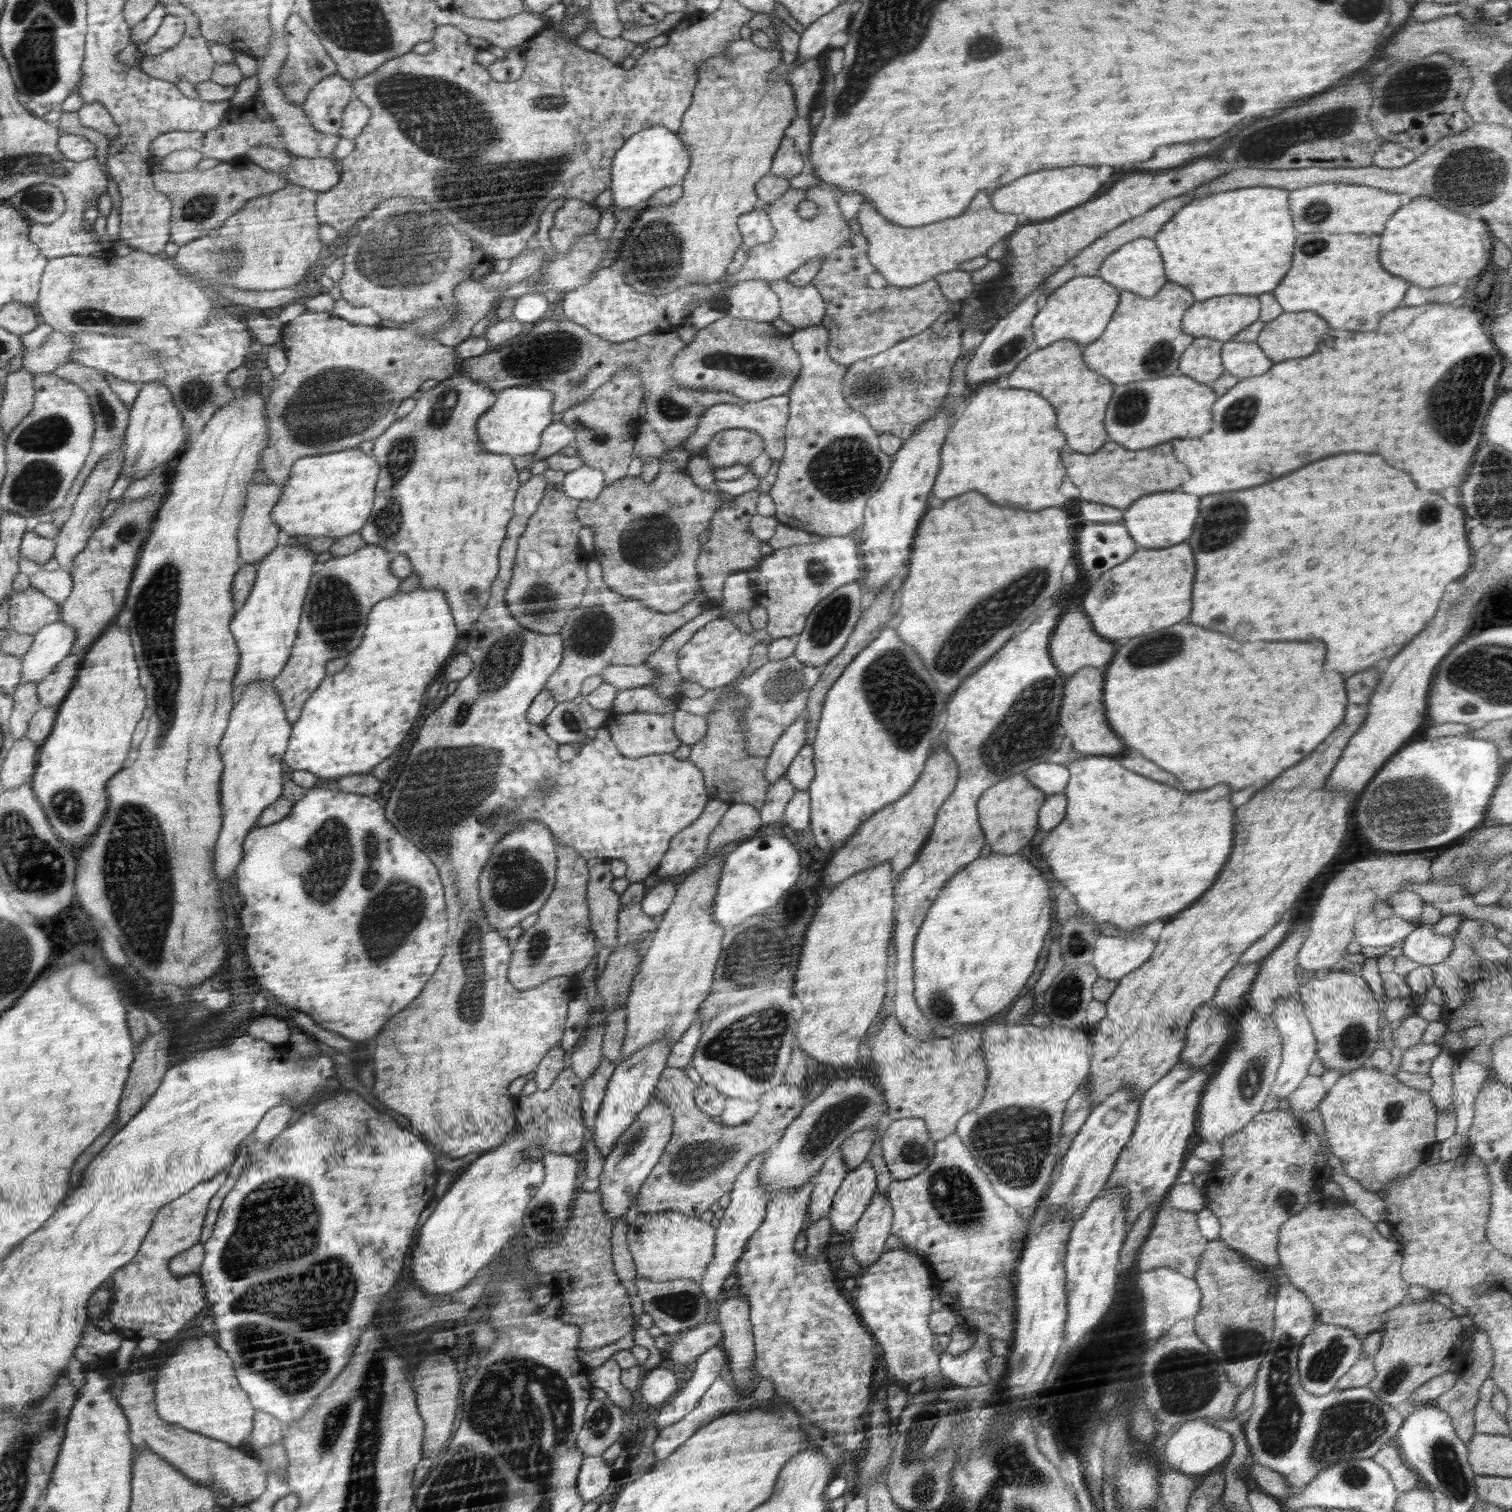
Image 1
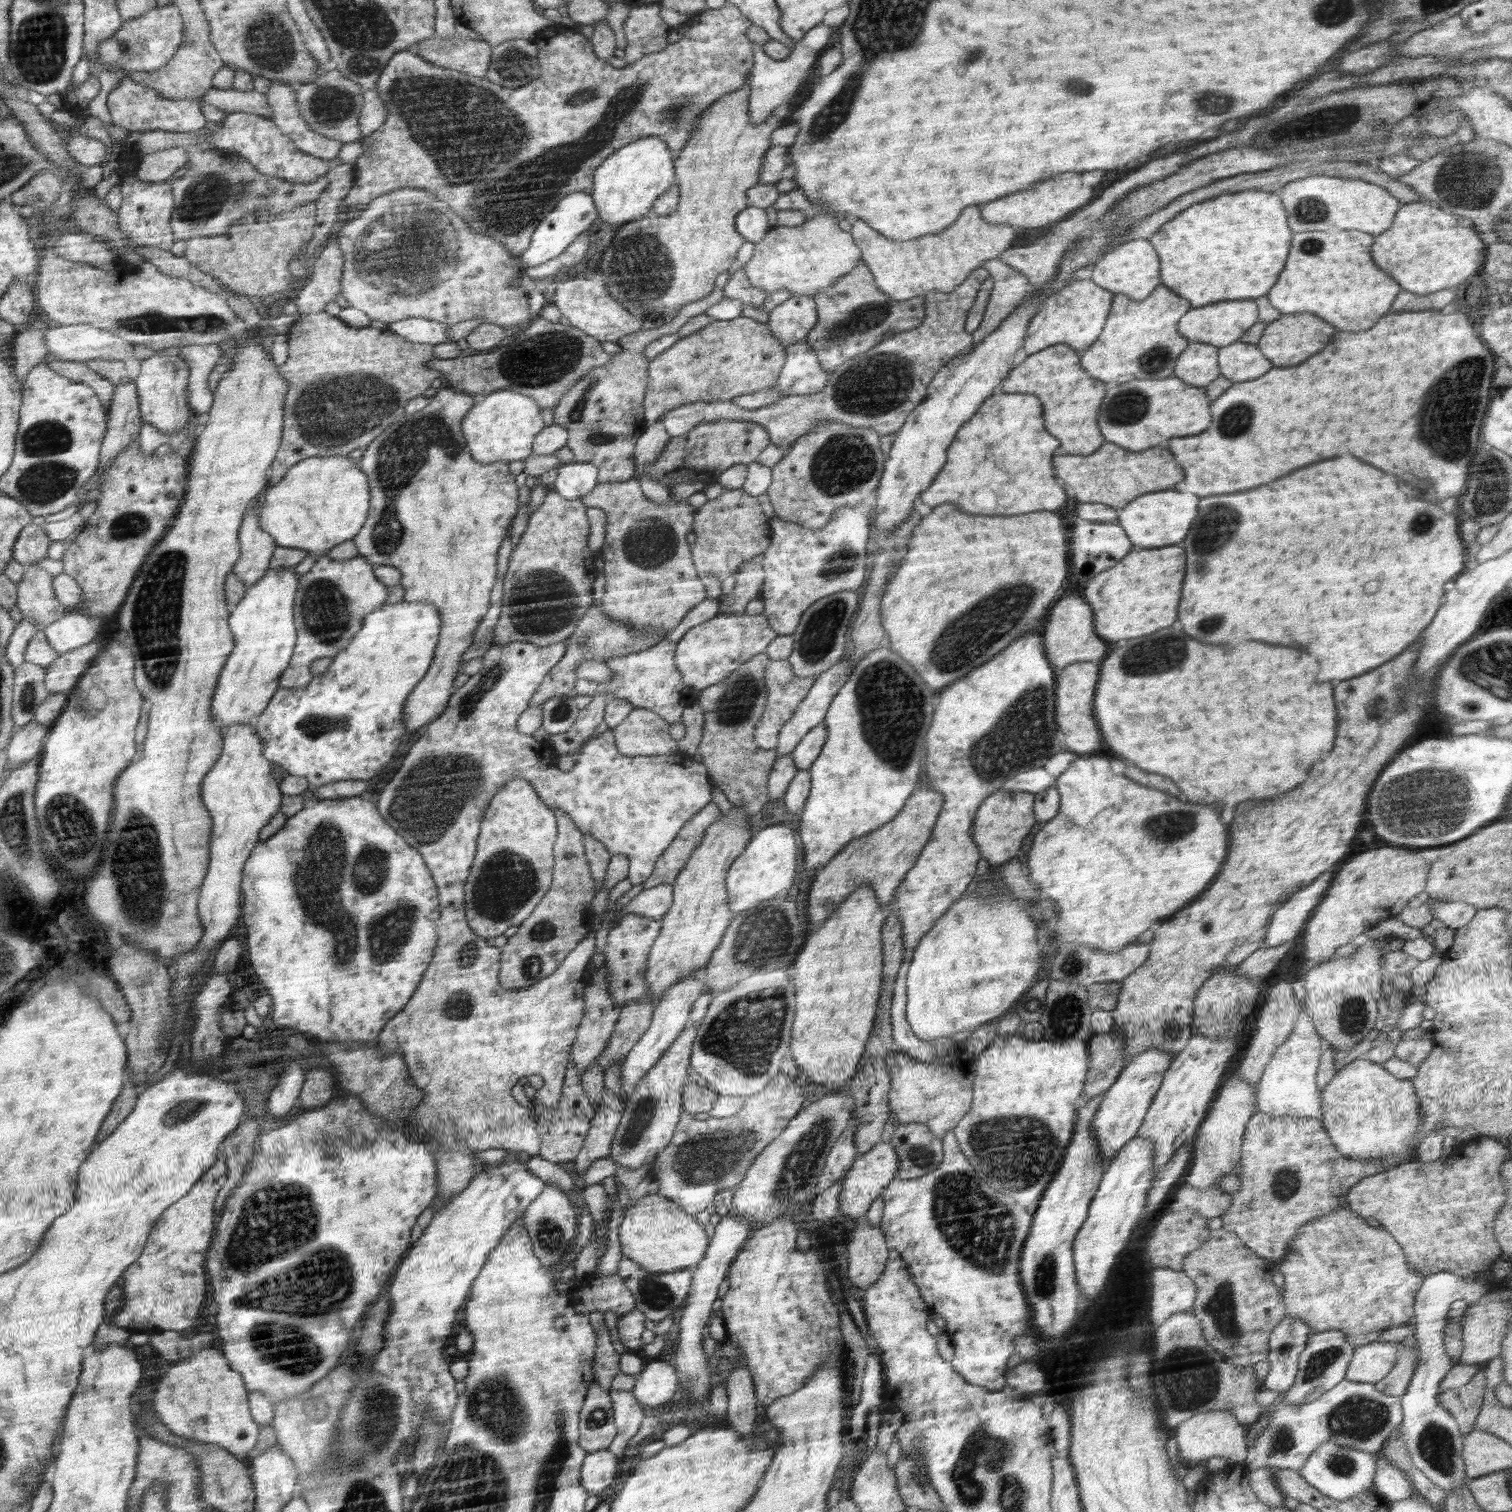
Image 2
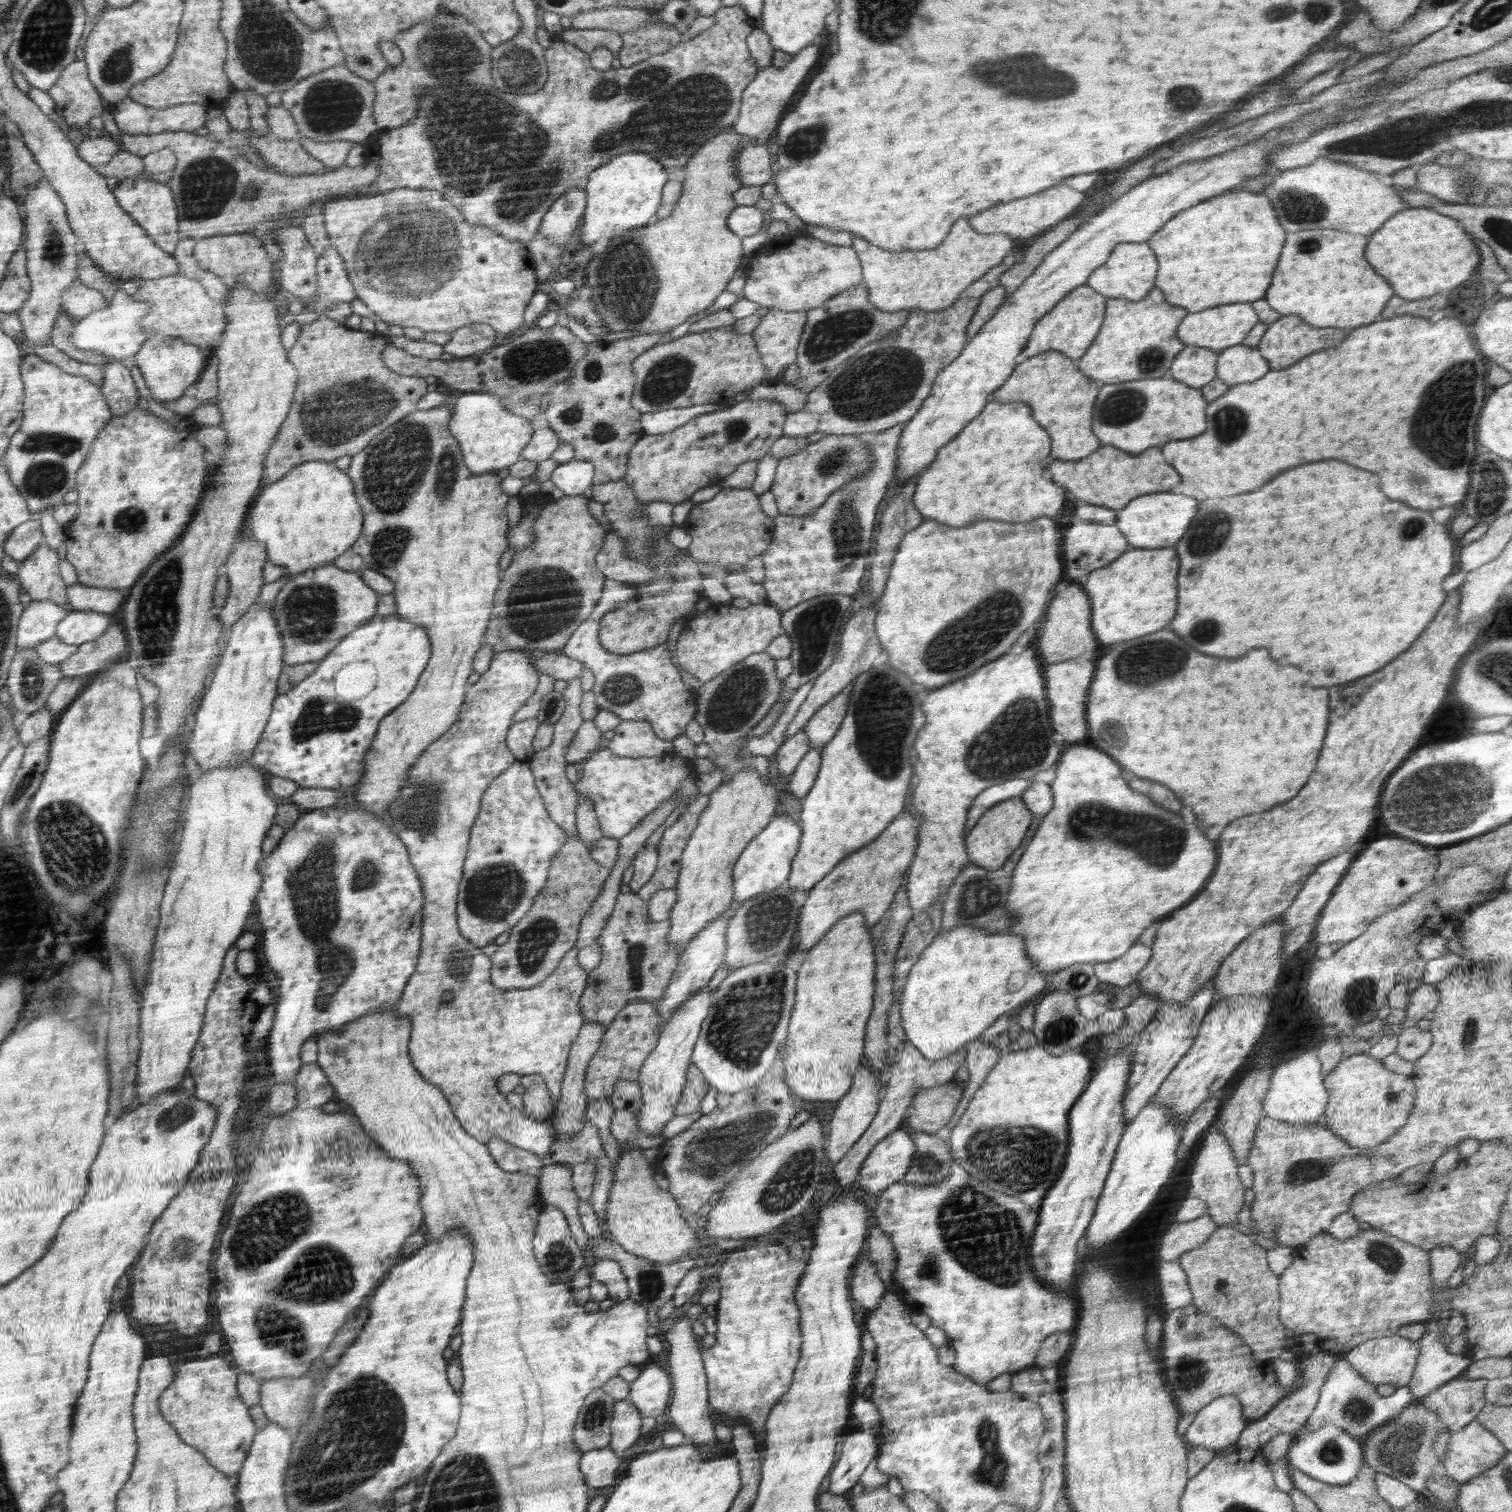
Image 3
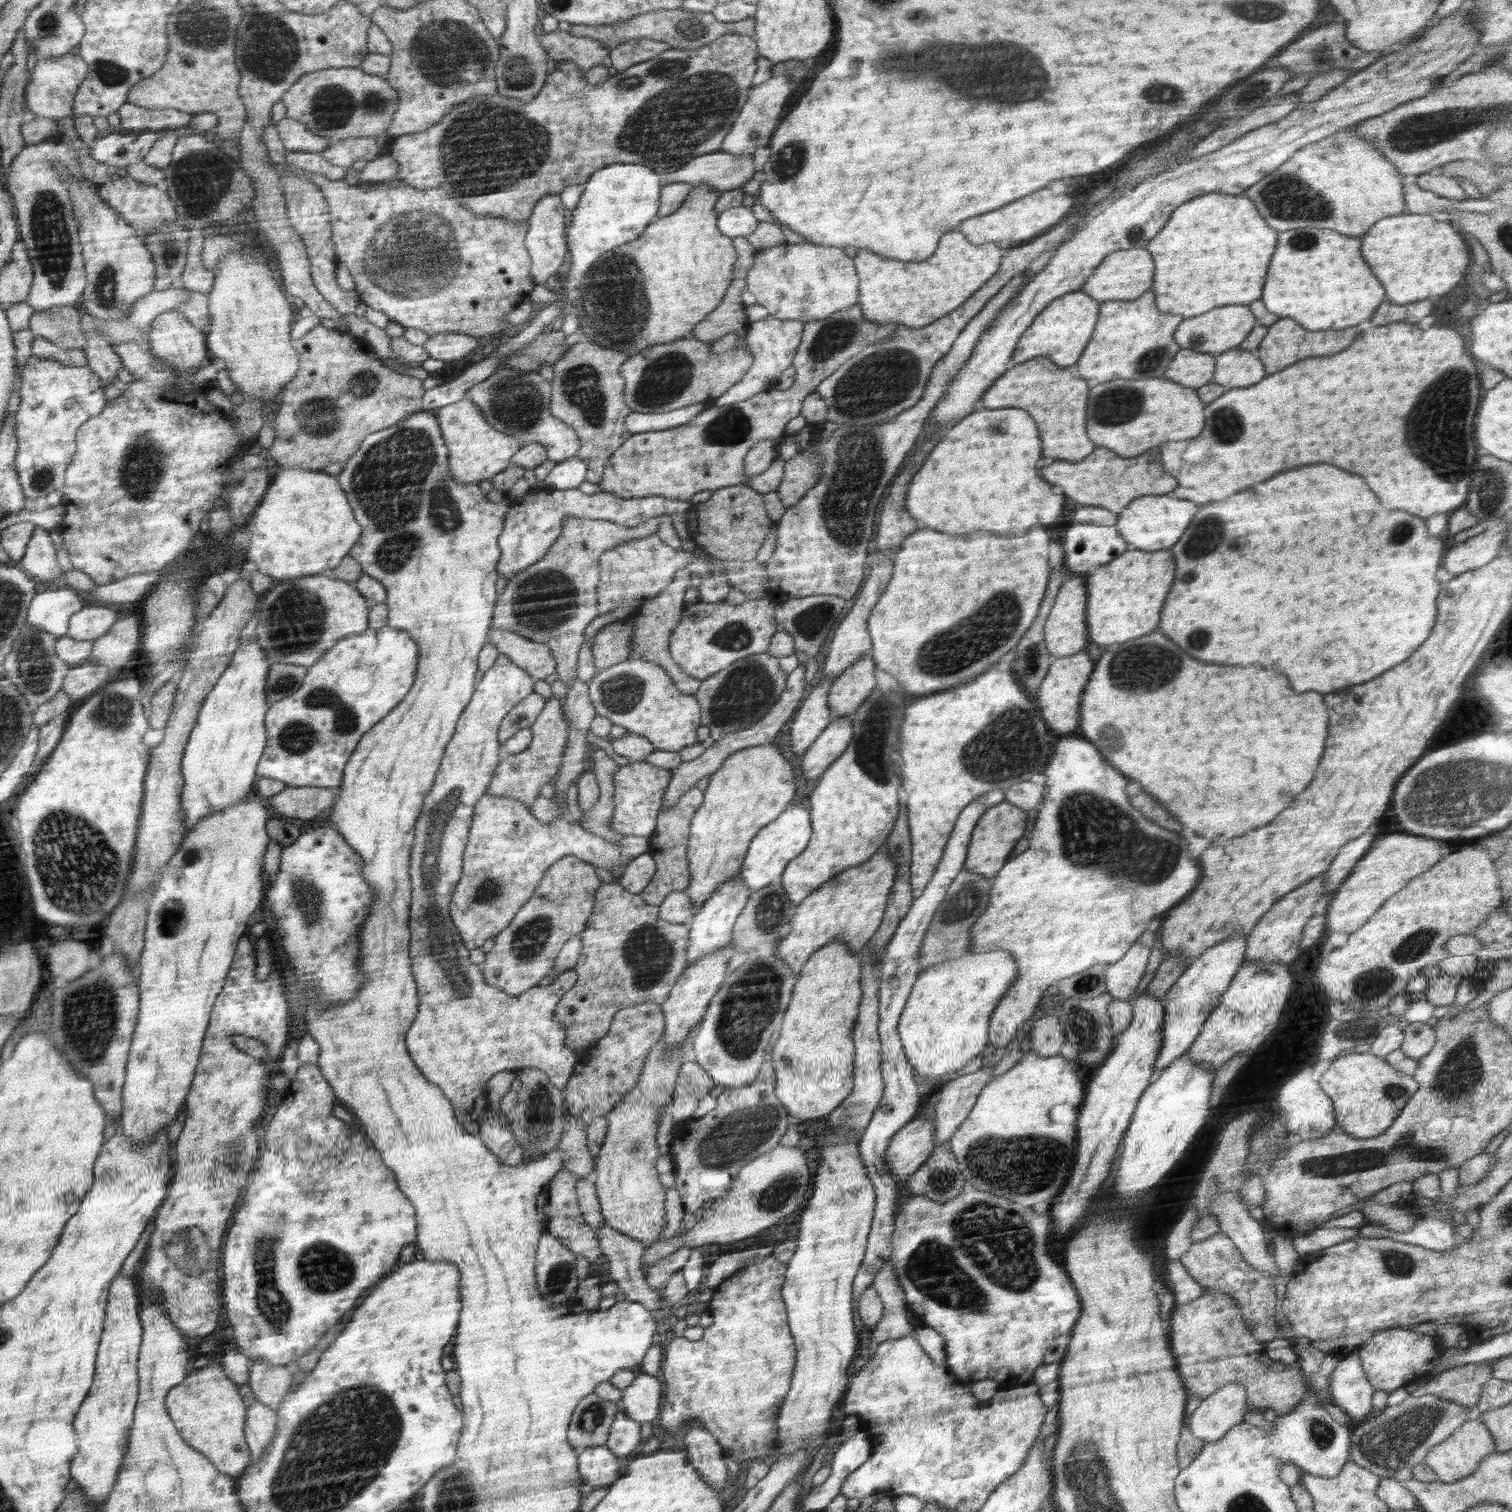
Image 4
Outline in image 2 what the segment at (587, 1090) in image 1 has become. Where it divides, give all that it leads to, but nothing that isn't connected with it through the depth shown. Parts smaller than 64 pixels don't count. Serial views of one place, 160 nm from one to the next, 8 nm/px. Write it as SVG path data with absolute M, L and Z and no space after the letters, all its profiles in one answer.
M605 1085L603 1098L595 1109L595 1117L592 1118L590 1130L575 1158L578 1174L576 1176L582 1177L595 1160L610 1158L613 1136L618 1130L624 1109L625 1102L614 1096Z

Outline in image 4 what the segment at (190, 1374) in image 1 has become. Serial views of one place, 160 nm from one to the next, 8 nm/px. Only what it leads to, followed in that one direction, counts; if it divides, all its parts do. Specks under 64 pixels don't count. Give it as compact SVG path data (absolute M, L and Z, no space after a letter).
M220 1366L202 1367L187 1376L168 1396L168 1408L172 1408L175 1427L184 1432L183 1439L207 1456L220 1472L238 1478L252 1462L246 1441L247 1406L238 1385L227 1374L224 1376Z

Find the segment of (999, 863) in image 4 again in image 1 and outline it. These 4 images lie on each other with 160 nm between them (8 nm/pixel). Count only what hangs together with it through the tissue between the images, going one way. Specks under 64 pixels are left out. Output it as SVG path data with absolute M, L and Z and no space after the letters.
M1024 773L993 784L983 793L979 800L979 823L992 853L1016 854L1028 844L1039 829L1038 813L1046 797L1044 792L1027 780Z

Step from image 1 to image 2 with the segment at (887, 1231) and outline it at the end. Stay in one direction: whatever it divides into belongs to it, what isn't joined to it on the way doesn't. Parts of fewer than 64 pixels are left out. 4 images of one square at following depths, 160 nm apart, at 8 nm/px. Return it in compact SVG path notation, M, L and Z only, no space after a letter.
M860 1220L853 1230L848 1253L850 1282L860 1290L870 1289L882 1275L889 1253L882 1225L872 1227L868 1220Z

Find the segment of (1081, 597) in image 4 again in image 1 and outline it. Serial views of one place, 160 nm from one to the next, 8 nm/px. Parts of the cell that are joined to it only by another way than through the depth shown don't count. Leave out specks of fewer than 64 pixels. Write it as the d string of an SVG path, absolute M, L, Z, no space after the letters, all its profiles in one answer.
M1068 606L1064 609L1065 611L1057 620L1054 633L1052 633L1048 643L1051 659L1058 672L1069 677L1084 667L1100 668L1110 664L1114 654L1116 654L1116 648L1112 646L1112 642L1102 640L1100 636L1096 636L1096 632L1092 630L1092 623L1088 620L1088 615L1084 610L1068 608Z

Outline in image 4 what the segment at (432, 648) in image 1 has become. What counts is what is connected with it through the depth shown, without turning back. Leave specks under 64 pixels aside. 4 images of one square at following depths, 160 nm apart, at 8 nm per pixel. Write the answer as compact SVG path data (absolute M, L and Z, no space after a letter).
M388 625L378 629L368 628L360 634L352 634L344 639L340 639L334 647L328 650L326 655L309 667L302 684L300 684L290 696L270 705L270 710L266 716L267 747L263 752L263 757L258 767L260 776L281 780L289 787L323 787L338 790L343 779L344 768L350 756L352 756L352 752L356 750L356 746L358 746L358 742L361 741L362 736L364 736L372 726L375 726L379 720L382 720L384 716L388 715L404 696L407 695L407 692L414 682L415 674L418 671L418 659L418 645L412 640L412 637L405 630L390 628Z

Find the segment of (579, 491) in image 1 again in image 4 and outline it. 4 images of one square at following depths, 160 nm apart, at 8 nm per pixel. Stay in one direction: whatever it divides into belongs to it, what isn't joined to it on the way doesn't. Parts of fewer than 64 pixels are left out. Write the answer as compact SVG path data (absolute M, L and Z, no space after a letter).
M574 456L556 463L543 481L556 490L573 489L585 481L586 473L587 464Z

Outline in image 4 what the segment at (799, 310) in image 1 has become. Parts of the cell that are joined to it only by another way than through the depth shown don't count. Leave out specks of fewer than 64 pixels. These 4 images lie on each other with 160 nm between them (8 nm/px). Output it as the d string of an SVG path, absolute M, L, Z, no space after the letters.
M768 316L758 322L751 323L745 336L745 346L753 353L754 362L741 382L720 395L712 404L723 407L742 403L751 399L752 396L773 389L782 372L795 365L795 354L802 341L804 331L805 323L801 320L778 320Z

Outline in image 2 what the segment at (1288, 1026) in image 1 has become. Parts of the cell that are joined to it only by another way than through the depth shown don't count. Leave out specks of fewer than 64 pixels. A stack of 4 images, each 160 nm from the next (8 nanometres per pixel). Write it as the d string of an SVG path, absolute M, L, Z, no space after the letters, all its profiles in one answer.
M1318 1032L1308 1037L1291 1033L1266 1065L1258 1086L1256 1112L1321 1120L1321 1090L1317 1085L1316 1075L1324 1047L1325 1043Z

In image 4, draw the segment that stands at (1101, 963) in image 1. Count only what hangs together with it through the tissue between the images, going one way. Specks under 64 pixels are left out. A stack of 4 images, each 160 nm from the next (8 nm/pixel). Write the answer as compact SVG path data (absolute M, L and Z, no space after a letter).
M1136 941L1120 960L1106 965L1106 990L1114 999L1133 1003L1132 997L1144 976L1150 953L1151 948Z

